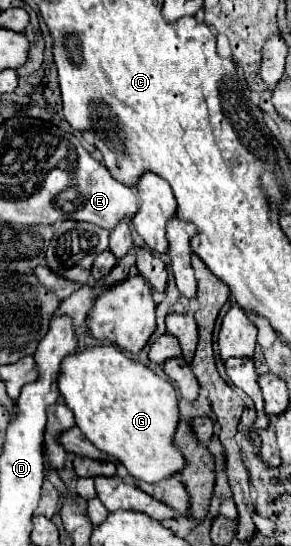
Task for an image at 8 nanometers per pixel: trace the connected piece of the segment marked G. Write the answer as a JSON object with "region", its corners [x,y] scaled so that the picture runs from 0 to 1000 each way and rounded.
{"region":[[[323,632],[261,639],[213,661],[199,687],[199,712],[220,738],[261,764],[261,778],[344,826],[405,841],[454,874],[509,885],[536,885],[577,870],[598,870],[632,855],[632,841],[612,822],[591,819],[598,789],[612,782],[612,731],[584,698],[543,690],[495,665],[440,658],[399,632]]]}

